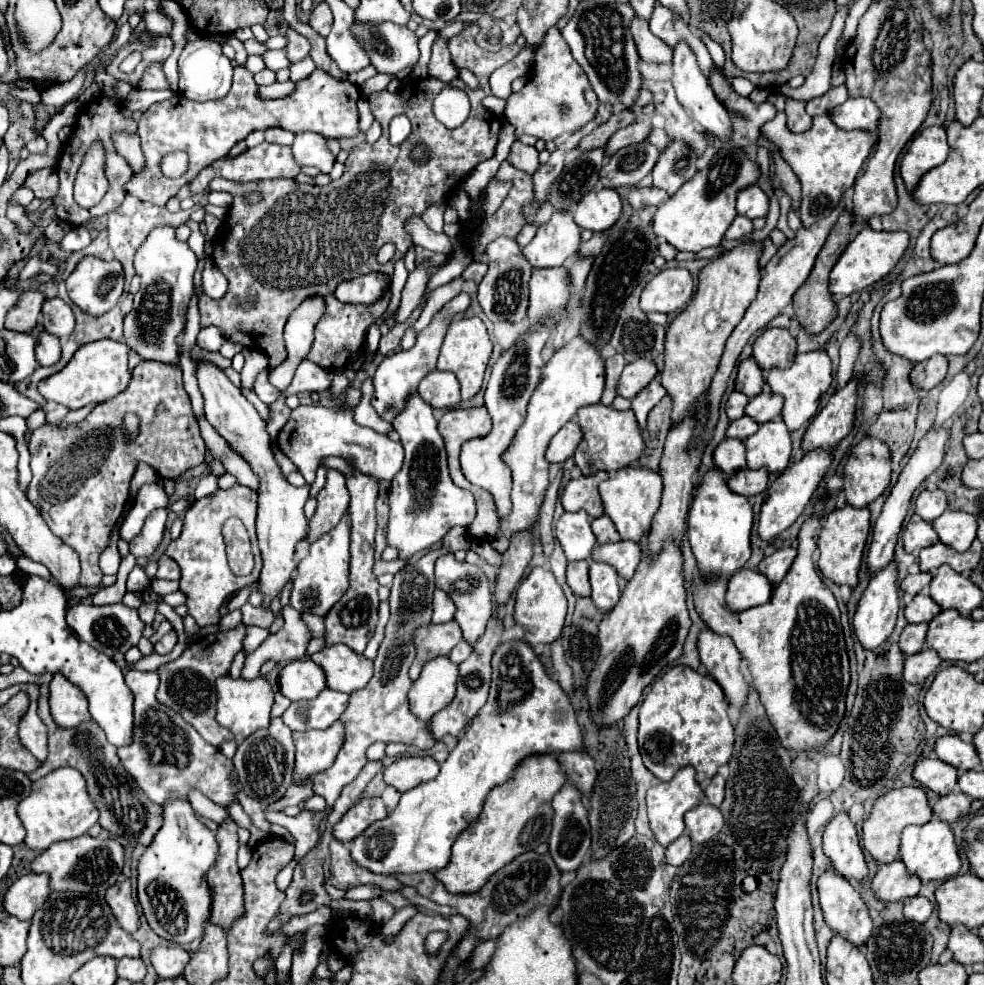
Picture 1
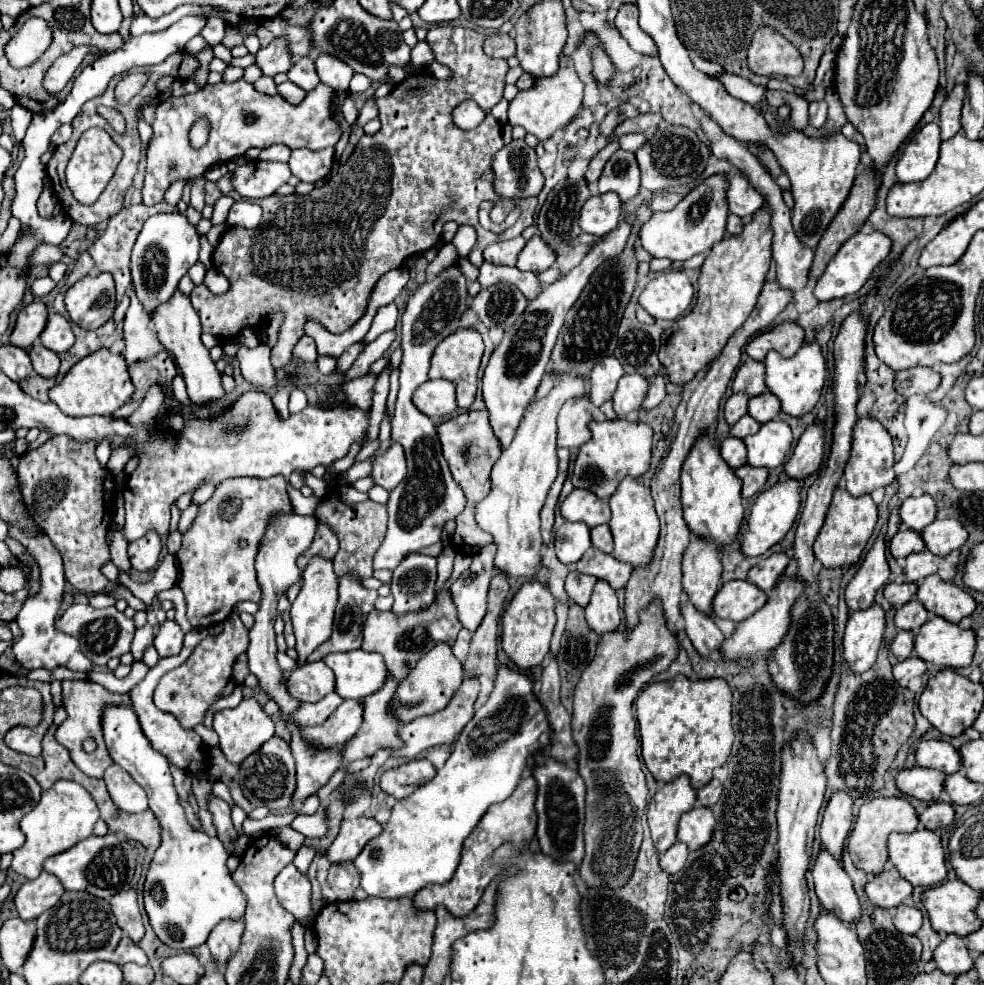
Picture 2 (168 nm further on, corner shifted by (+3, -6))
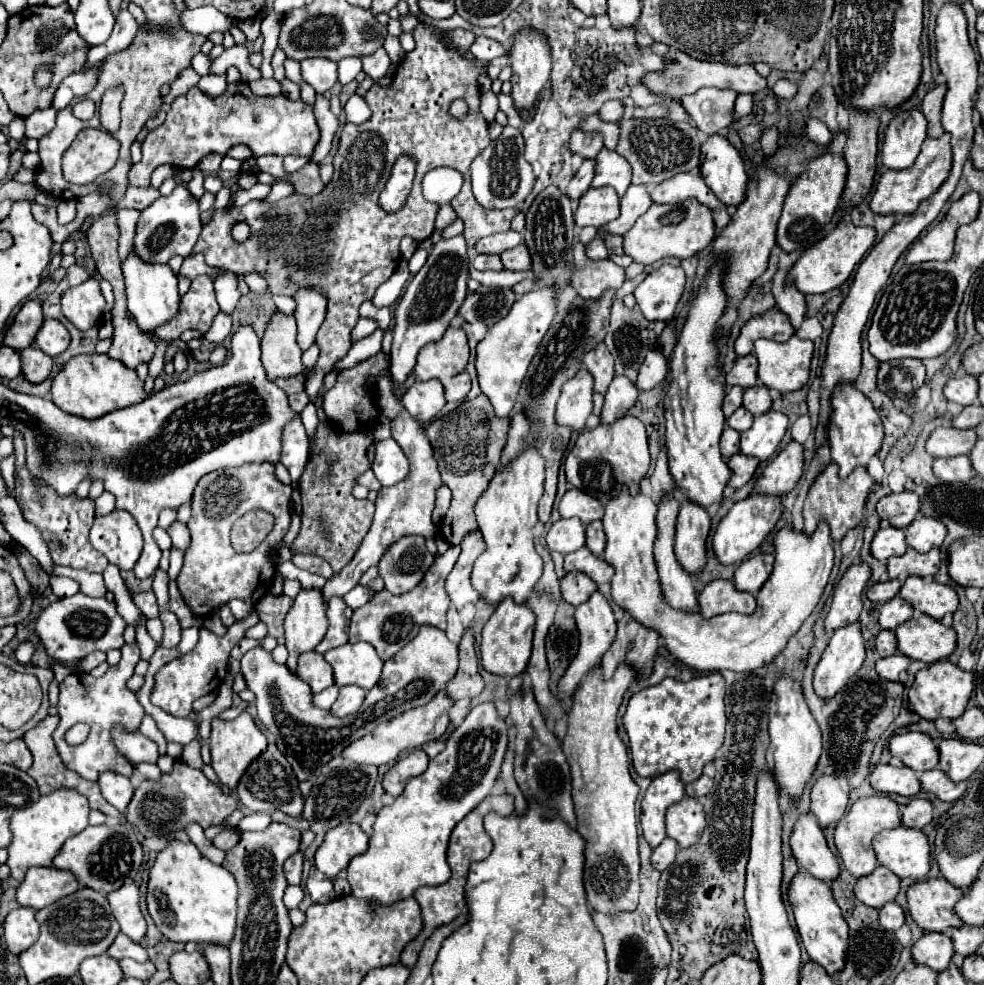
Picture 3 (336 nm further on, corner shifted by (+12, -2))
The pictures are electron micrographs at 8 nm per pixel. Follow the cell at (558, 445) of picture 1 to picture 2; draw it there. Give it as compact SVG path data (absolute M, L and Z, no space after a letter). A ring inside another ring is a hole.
M579 396L575 400L567 400L567 404L559 412L559 436L557 446L559 448L571 448L577 450L585 442L591 440L589 422L593 420L589 410L589 396Z

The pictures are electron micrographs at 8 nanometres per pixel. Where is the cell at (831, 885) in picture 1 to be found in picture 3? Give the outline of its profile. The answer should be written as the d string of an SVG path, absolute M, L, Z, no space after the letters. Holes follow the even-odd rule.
M812 814L800 816L790 838L790 846L802 872L828 884L838 878L838 860L826 846L826 838Z

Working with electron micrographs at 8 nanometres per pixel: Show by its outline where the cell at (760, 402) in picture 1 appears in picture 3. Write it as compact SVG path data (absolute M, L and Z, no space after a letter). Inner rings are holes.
M752 386L744 390L744 404L742 404L748 412L752 414L764 414L772 408L772 398L770 398L770 390L766 386Z

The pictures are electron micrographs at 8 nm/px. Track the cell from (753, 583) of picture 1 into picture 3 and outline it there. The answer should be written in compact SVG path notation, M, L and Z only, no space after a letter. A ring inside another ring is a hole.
M712 580L700 592L698 606L704 618L712 618L726 612L752 614L756 608L756 600L752 594L734 588L732 580Z

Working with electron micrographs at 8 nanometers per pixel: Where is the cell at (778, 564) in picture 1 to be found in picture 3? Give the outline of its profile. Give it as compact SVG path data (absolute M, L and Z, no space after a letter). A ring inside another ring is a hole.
M772 554L750 556L748 560L744 560L738 566L738 570L734 574L736 588L742 590L742 592L756 594L762 588L762 584L768 580L768 576L772 574L772 564L774 564Z

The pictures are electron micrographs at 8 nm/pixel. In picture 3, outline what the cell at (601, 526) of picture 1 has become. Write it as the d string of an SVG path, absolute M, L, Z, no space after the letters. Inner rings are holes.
M596 520L592 524L586 526L586 546L594 552L594 554L602 554L604 552L604 544L606 544L606 536L602 530L602 522Z

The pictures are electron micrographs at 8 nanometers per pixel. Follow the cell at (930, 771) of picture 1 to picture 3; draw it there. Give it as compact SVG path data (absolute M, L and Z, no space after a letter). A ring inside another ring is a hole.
M878 764L870 774L870 784L880 792L890 792L900 796L916 796L922 790L918 774L914 770L906 766L896 768L890 764L888 766Z

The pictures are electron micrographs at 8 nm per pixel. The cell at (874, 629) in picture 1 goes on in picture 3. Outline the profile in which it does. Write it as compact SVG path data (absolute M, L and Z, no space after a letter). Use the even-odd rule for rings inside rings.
M856 620L844 628L838 628L828 648L824 650L822 660L814 672L814 690L822 698L830 698L840 692L850 676L854 676L866 656L866 642L862 636L862 624Z

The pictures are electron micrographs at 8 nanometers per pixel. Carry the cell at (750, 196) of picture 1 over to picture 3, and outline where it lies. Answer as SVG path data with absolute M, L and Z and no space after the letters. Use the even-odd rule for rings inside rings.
M712 134L702 146L700 174L706 186L726 206L738 206L744 200L748 176L738 150L722 134Z

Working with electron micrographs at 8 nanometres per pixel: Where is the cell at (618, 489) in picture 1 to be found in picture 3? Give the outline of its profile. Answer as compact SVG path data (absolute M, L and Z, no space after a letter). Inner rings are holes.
M624 488L620 496L616 496L616 500L610 500L606 504L602 524L606 532L604 560L616 568L616 574L612 578L614 602L620 608L628 610L642 624L656 628L660 636L664 636L666 648L678 660L696 670L748 672L772 662L818 604L834 564L830 528L826 522L820 522L810 538L806 534L792 532L792 528L784 528L774 538L776 562L770 578L756 596L756 612L728 612L708 620L698 612L684 614L672 610L664 600L654 562L654 540L658 534L656 506L646 494L638 492L636 496L632 496L628 488Z

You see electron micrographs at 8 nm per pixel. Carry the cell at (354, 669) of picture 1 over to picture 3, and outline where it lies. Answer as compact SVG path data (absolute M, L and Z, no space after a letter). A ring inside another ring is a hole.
M368 642L344 644L328 650L324 654L324 660L332 666L334 684L338 688L354 684L370 690L372 686L376 686L382 672L382 660L378 658L374 646L370 646Z

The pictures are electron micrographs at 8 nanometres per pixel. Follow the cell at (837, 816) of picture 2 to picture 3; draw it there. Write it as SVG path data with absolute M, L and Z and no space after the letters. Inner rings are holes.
M822 776L812 786L812 814L816 816L822 830L830 824L840 822L846 814L848 806L848 792L850 786L844 778L836 776Z

